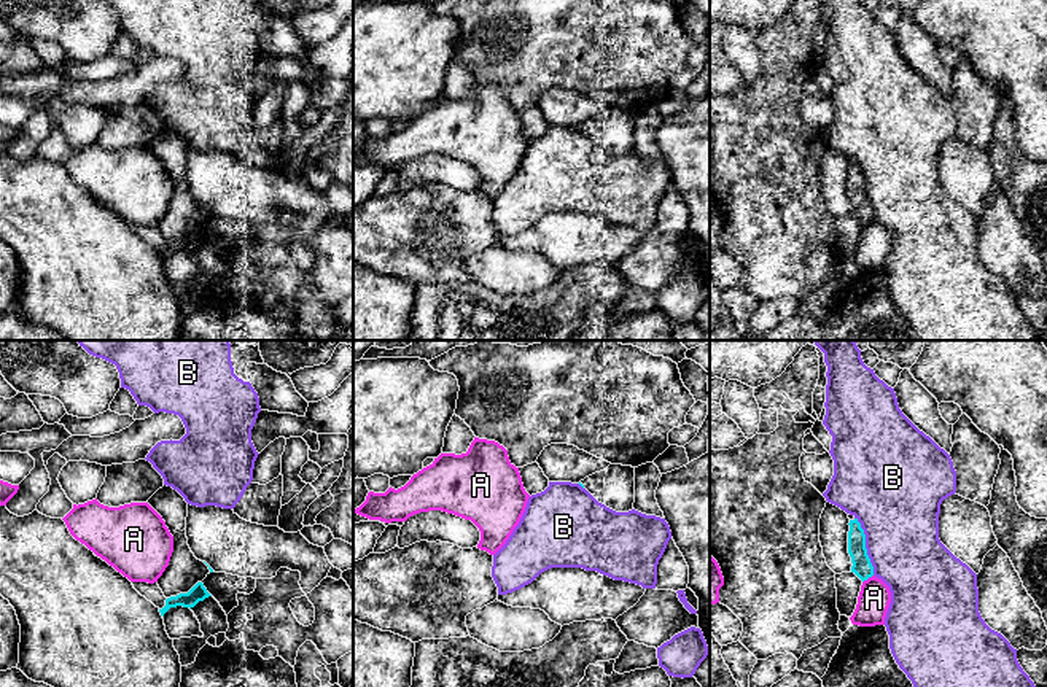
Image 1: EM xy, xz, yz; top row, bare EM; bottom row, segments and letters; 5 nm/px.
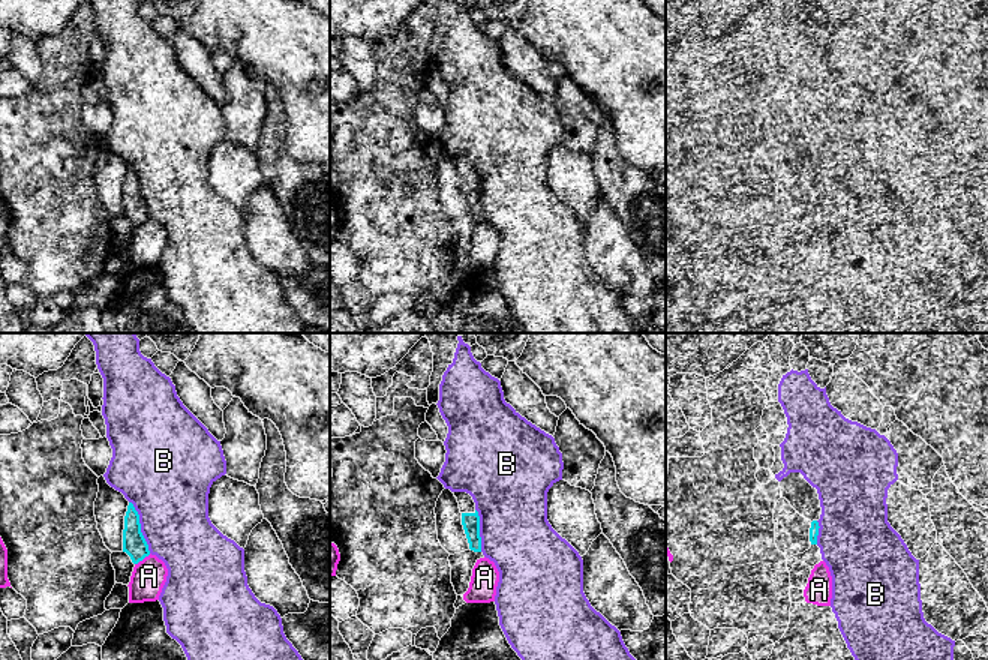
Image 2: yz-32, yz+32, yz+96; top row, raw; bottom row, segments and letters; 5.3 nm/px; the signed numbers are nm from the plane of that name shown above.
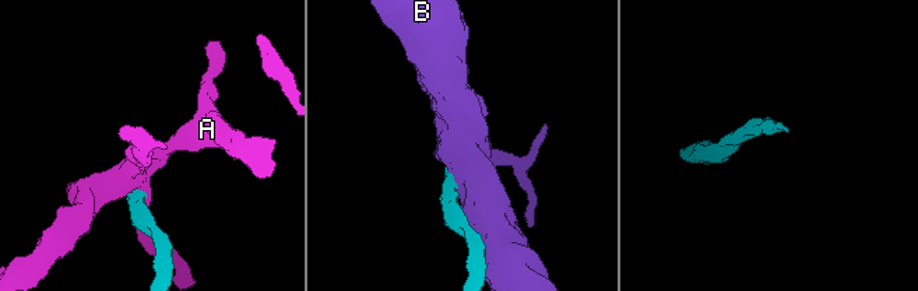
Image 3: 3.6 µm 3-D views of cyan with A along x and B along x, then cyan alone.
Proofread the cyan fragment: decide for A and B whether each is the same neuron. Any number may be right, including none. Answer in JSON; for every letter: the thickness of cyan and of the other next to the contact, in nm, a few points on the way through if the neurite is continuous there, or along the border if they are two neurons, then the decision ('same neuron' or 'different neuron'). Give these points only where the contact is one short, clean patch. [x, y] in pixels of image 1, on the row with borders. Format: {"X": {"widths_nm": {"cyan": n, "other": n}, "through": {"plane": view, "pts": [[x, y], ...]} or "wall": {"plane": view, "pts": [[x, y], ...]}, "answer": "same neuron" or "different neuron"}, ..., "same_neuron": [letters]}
{"A": {"widths_nm": {"cyan": 100, "other": 160}, "answer": "different neuron"}, "B": {"widths_nm": {"cyan": 100, "other": 400}, "answer": "different neuron"}, "same_neuron": []}

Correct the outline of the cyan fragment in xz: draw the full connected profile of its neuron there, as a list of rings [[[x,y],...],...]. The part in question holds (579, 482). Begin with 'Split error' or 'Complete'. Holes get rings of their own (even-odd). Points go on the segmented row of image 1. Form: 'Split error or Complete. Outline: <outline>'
Split error. Outline: [[[609,464],[579,482],[598,503],[616,512],[629,512],[635,503],[635,468]]]

